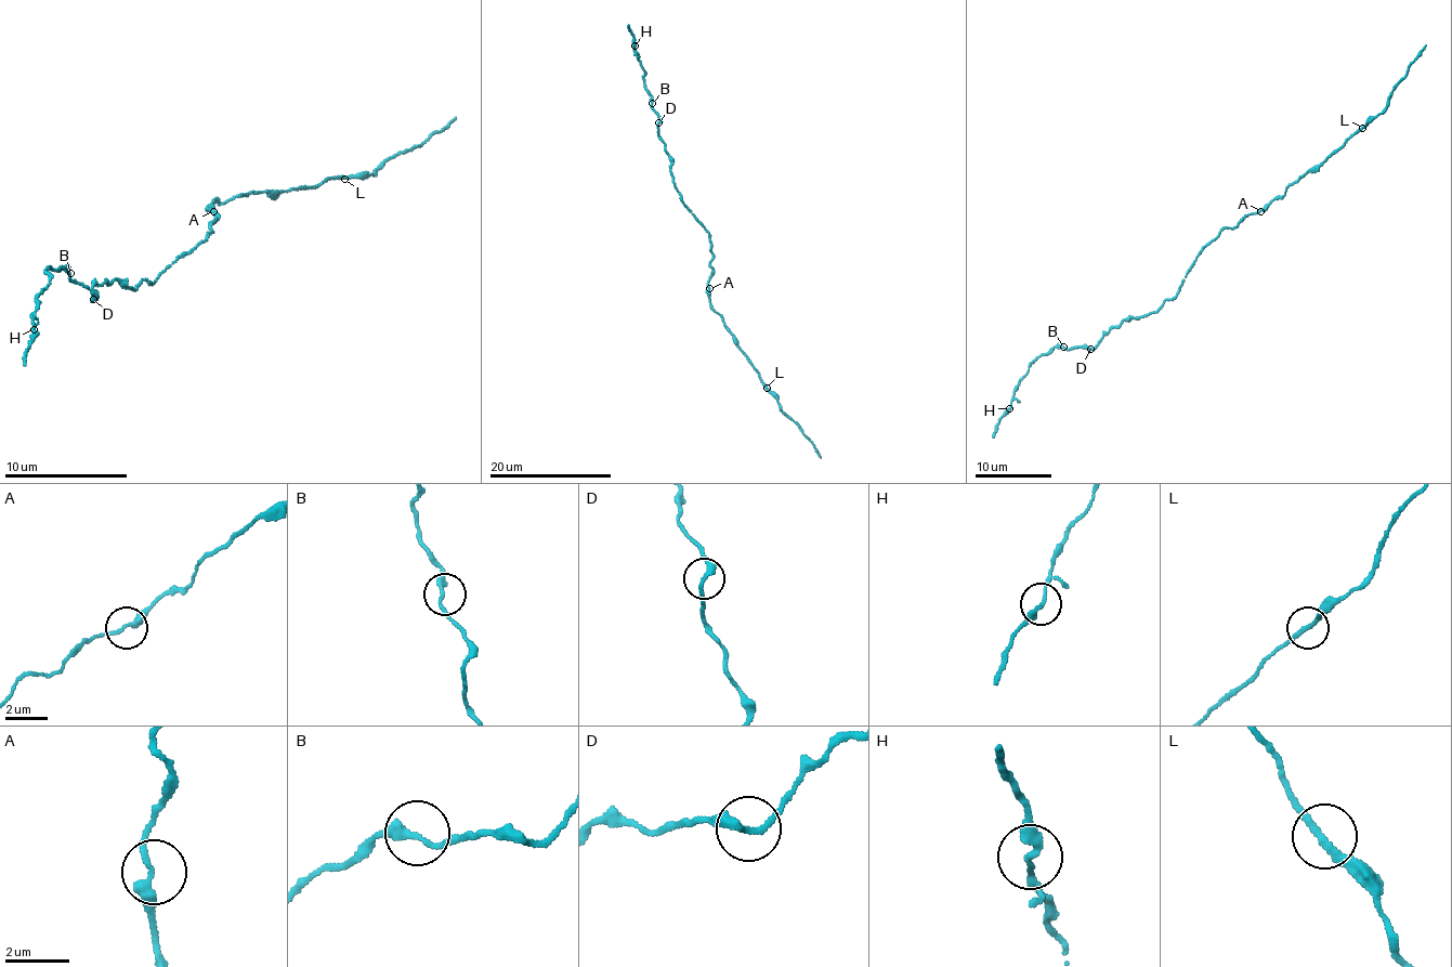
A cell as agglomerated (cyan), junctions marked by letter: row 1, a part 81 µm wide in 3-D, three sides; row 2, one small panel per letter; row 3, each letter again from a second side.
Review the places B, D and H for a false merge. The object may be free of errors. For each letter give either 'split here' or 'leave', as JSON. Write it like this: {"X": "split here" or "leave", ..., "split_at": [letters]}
{"B": "leave", "D": "leave", "H": "leave", "split_at": []}

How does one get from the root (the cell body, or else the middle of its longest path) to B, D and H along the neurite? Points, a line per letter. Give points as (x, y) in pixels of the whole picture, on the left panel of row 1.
B: (208, 234), (155, 283), (133, 289), (122, 278), (106, 279), (94, 286), (94, 300), (70, 273)
D: (208, 234), (155, 283), (142, 282), (133, 289), (123, 288), (122, 278), (106, 279), (94, 286), (93, 299)
H: (208, 234), (155, 283), (133, 289), (106, 279), (94, 300), (64, 266), (48, 268), (34, 329)

